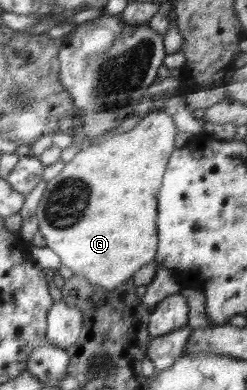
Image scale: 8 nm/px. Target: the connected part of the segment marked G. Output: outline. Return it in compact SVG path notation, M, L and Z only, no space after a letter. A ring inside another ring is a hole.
M151 111L131 130L108 135L106 139L94 142L94 144L82 148L70 162L64 165L64 168L62 168L57 176L47 182L36 210L36 218L39 224L38 230L40 230L40 234L42 234L44 240L46 240L47 247L51 248L59 256L61 264L70 268L74 275L85 276L88 282L93 283L95 286L114 290L130 280L133 274L137 273L138 270L156 260L157 245L160 244L160 236L157 234L157 213L160 212L159 195L162 179L166 172L166 166L168 166L168 160L177 150L176 146L174 146L175 138L176 125L172 120L172 115L166 111Z

